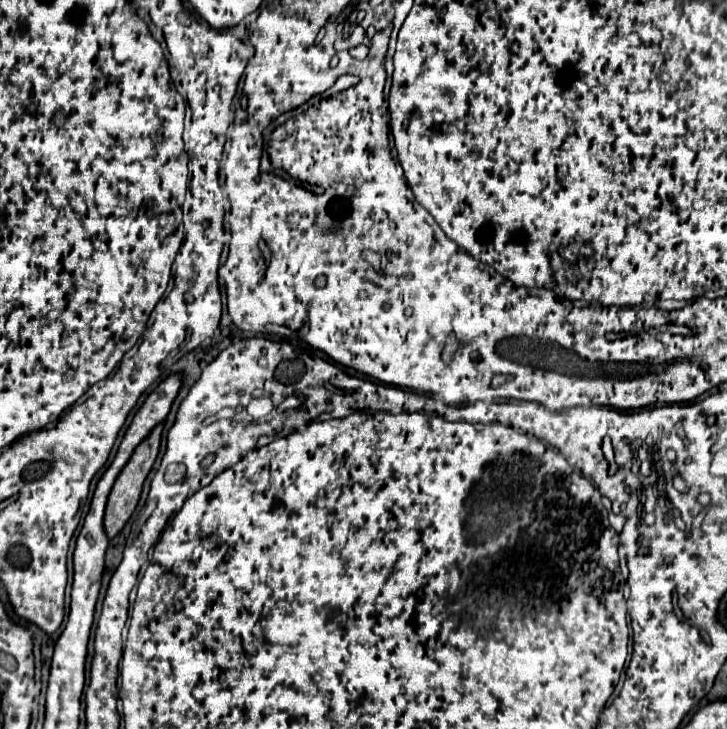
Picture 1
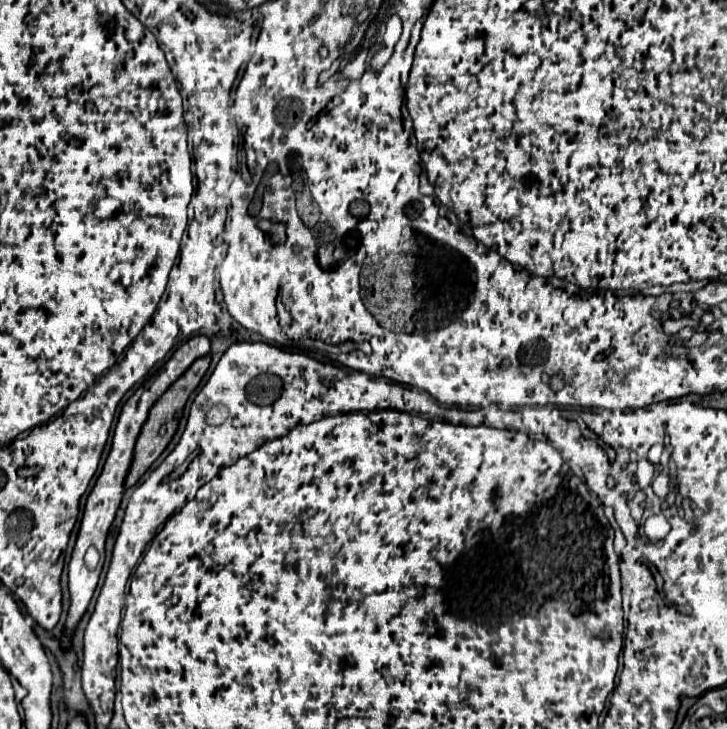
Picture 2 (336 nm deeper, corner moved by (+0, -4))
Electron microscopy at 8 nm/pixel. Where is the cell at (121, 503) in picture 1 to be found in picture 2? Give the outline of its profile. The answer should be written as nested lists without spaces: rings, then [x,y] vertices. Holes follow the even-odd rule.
[[[205,355],[203,359],[197,359],[197,361],[177,379],[177,383],[171,387],[171,391],[165,391],[165,393],[163,393],[163,399],[159,399],[159,401],[155,403],[155,407],[151,407],[149,417],[147,417],[147,421],[145,421],[145,425],[143,425],[139,437],[137,437],[137,443],[135,443],[135,457],[133,457],[129,475],[127,475],[127,479],[125,479],[125,489],[127,489],[127,487],[133,487],[133,485],[139,481],[139,477],[155,463],[155,459],[157,459],[157,457],[165,451],[165,447],[169,445],[171,437],[173,437],[175,431],[177,431],[179,419],[181,419],[181,415],[183,415],[183,407],[185,407],[189,395],[191,395],[191,393],[197,389],[197,385],[201,383],[203,375],[207,373],[209,361],[211,361],[209,355]]]

